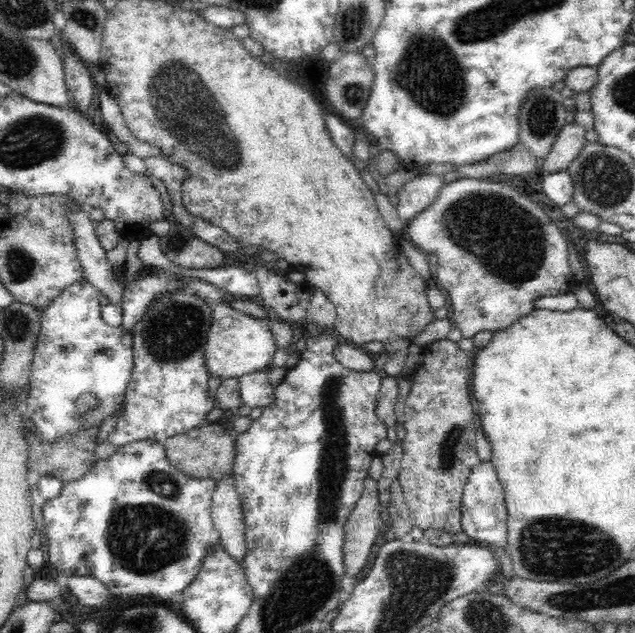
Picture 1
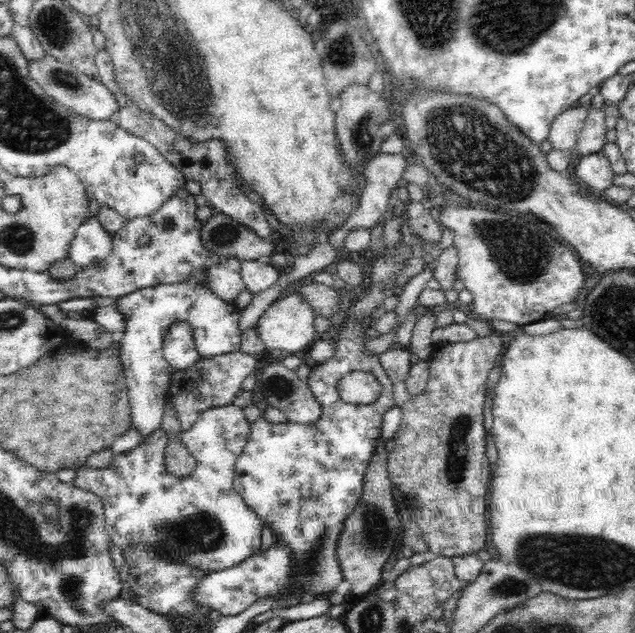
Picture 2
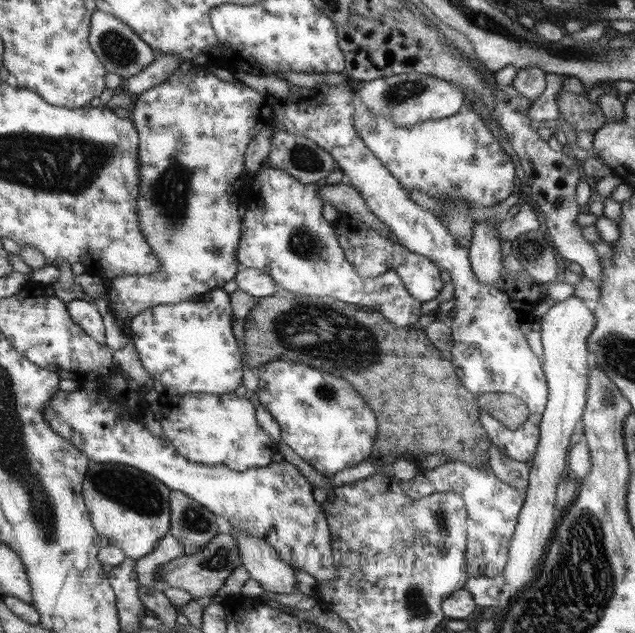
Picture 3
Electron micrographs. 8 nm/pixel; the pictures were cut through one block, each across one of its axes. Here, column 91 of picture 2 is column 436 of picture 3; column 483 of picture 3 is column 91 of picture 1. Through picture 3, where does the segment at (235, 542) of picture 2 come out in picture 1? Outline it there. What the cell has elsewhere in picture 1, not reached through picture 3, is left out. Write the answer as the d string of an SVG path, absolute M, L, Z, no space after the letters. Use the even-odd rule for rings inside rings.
M148 440L134 441L125 444L123 447L117 447L116 452L106 460L99 459L92 465L92 468L84 473L83 477L64 483L62 492L55 499L48 500L44 504L44 527L46 527L46 536L48 536L48 560L53 566L57 566L56 573L67 573L69 576L91 577L106 586L106 589L112 595L120 594L129 598L136 596L150 596L150 598L168 598L174 597L174 594L181 594L194 580L199 576L206 560L208 551L221 543L218 530L212 522L211 507L212 496L217 486L214 478L194 478L188 476L185 472L180 472L168 460L165 446L162 442Z

